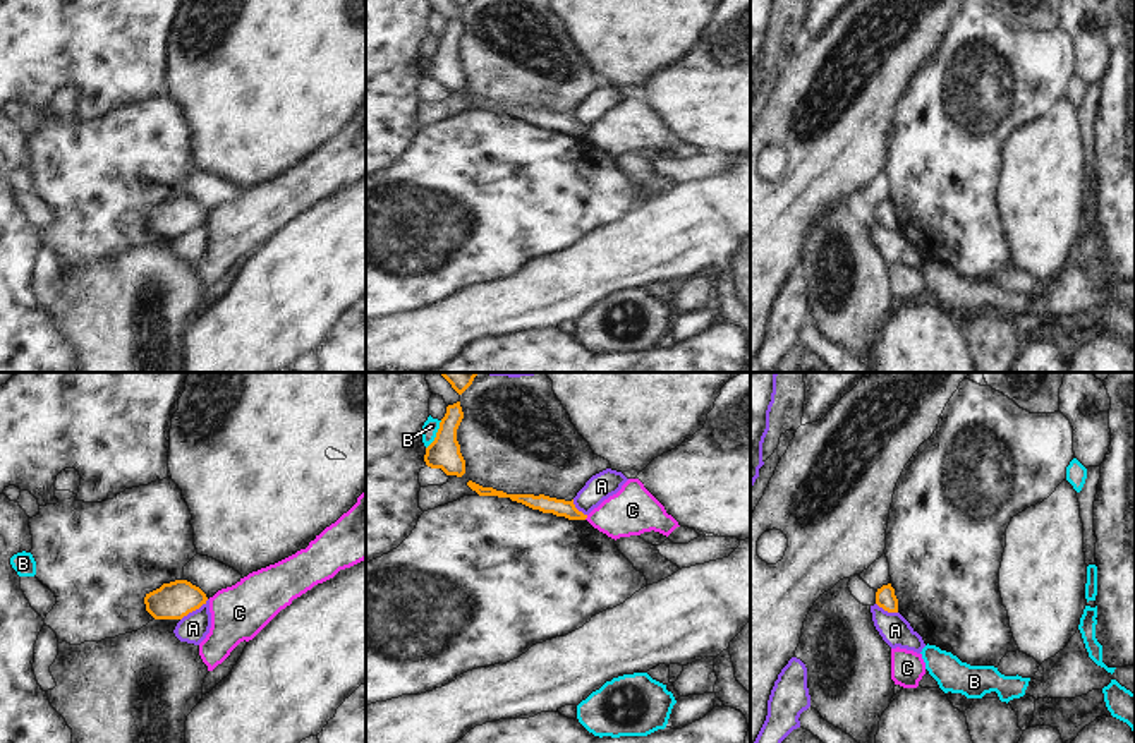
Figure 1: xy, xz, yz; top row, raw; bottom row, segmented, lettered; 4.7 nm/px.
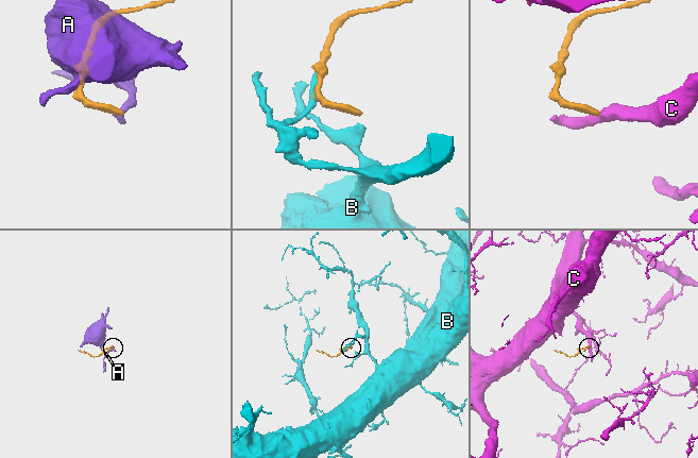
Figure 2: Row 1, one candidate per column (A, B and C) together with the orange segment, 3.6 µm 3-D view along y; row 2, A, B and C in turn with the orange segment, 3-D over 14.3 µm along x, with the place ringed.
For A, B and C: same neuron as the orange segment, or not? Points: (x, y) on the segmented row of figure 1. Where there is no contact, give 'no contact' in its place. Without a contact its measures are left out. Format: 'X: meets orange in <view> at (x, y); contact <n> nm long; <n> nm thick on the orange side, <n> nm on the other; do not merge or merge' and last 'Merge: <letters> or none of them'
A: meets orange in xy at (194, 610); contact 170 nm long; 180 nm thick on the orange side, 140 nm on the other; do not merge
B: meets orange in xz at (437, 434); contact 150 nm long; 150 nm thick on the orange side, 70 nm on the other; do not merge
C: meets orange in xz at (586, 517); contact 30 nm long; 80 nm thick on the orange side, 220 nm on the other; do not merge
Merge: none of them

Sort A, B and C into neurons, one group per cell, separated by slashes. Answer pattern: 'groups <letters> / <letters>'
groups A / B / C

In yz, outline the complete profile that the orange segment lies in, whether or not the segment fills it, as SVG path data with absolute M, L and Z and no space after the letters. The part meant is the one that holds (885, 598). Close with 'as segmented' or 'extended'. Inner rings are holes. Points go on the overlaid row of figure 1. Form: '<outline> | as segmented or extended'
M891 583L877 589L876 604L888 613L898 613L898 599L895 595L895 589L891 587Z | as segmented

